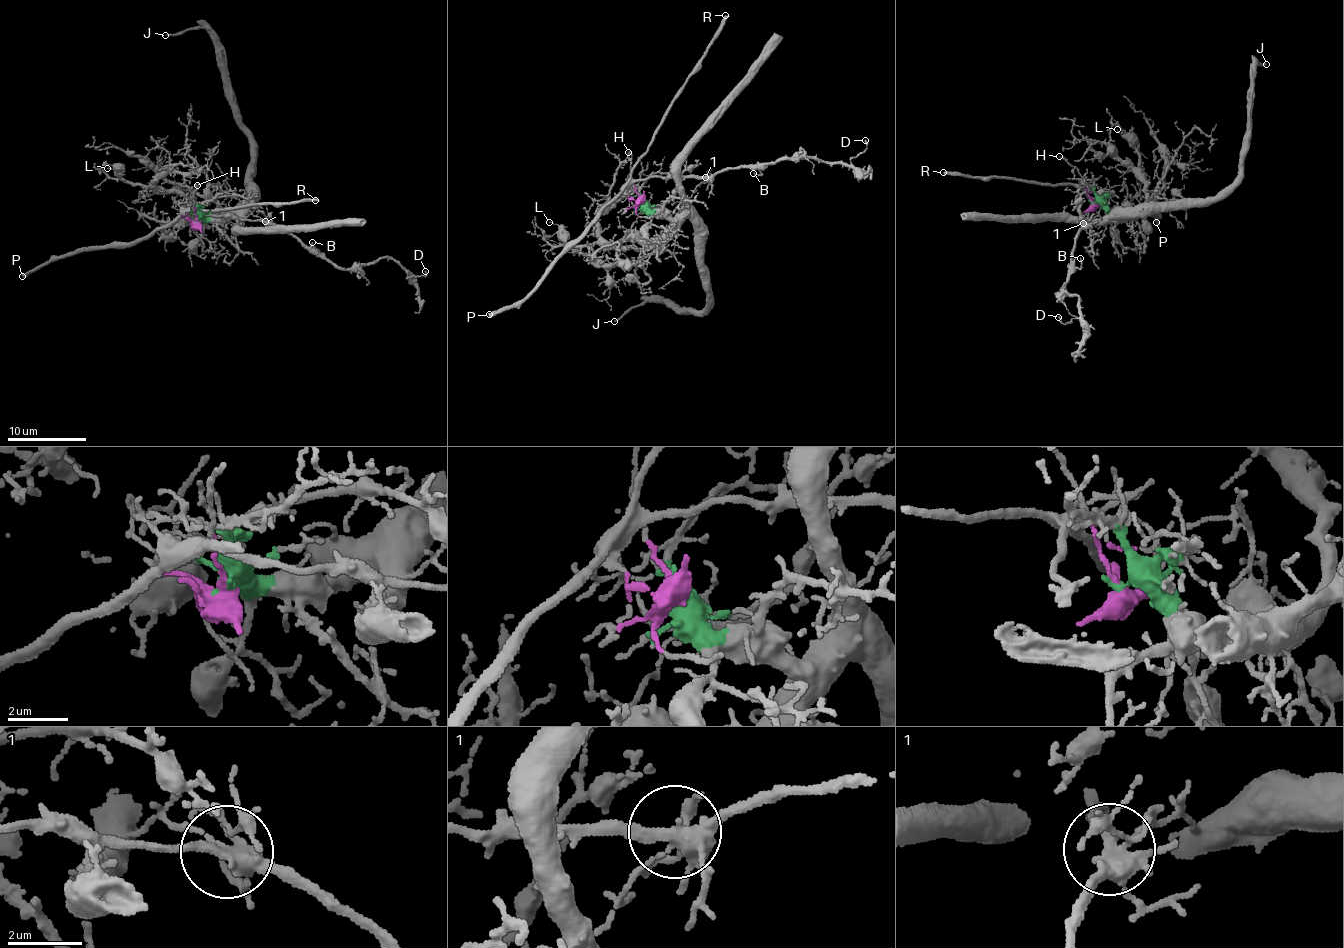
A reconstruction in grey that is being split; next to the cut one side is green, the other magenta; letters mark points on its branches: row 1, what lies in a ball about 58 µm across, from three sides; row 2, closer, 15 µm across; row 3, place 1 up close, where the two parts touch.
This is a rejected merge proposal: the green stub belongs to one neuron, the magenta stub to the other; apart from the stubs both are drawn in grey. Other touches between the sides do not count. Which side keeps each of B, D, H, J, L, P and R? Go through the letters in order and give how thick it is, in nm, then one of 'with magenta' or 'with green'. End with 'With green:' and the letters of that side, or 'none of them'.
B: 130 nm thick; with magenta
D: 150 nm thick; with magenta
H: 110 nm thick; with magenta
J: 170 nm thick; with green
L: 90 nm thick; with green
P: 380 nm thick; with magenta
R: 300 nm thick; with magenta
With green: J, L

